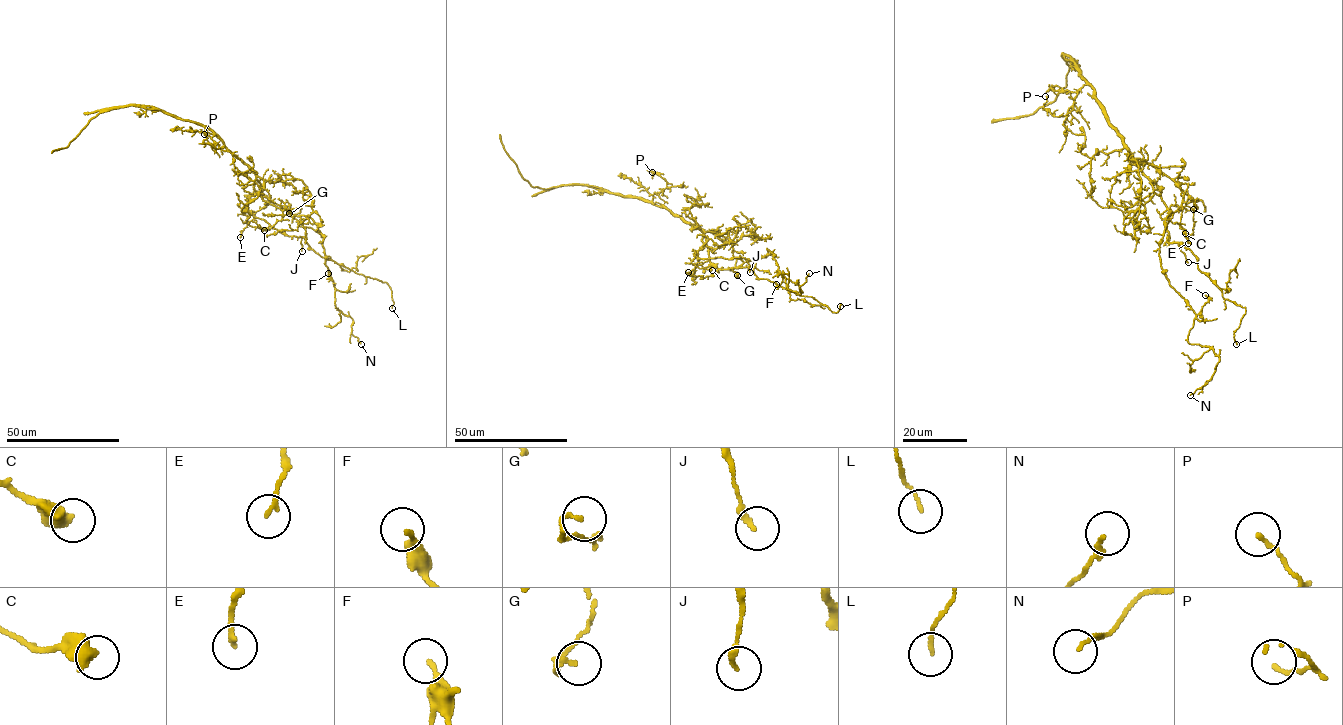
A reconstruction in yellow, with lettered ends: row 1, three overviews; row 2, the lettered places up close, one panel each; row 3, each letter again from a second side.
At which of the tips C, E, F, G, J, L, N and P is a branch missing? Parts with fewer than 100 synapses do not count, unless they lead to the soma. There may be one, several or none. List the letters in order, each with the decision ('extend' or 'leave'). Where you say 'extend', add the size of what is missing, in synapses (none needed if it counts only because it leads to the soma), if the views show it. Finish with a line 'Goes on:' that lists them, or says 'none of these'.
C: leave
E: leave
F: leave
G: leave
J: leave
L: leave
N: leave
P: leave
Goes on: none of these

